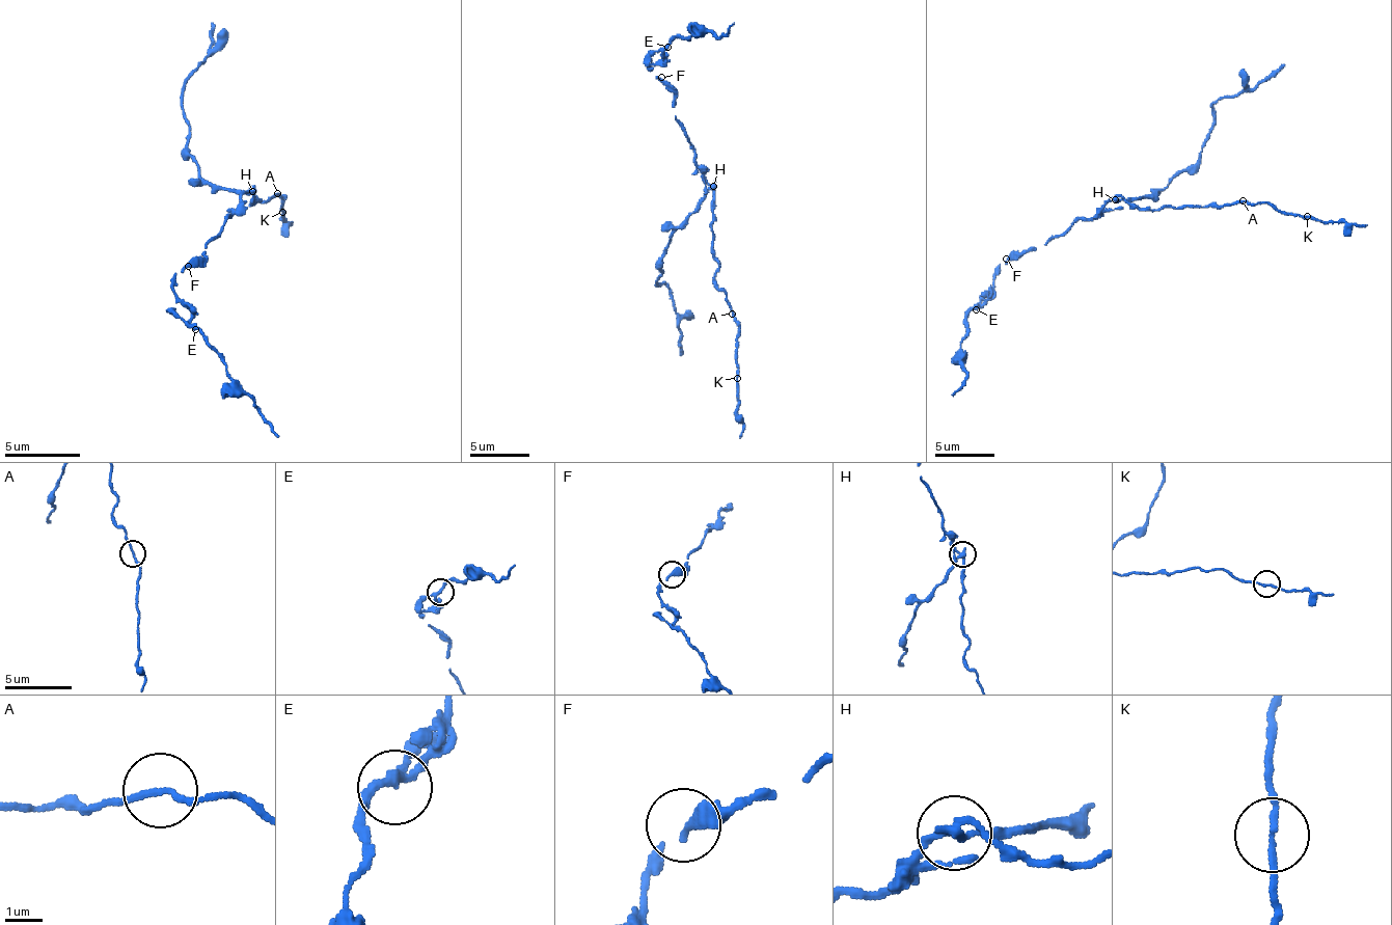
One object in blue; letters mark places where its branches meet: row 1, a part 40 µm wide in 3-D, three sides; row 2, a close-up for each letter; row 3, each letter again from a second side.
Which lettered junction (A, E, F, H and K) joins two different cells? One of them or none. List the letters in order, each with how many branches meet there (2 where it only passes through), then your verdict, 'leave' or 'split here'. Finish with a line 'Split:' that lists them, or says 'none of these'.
A: 2 branches meet; leave
E: 3 branches meet; leave
F: 2 branches meet; leave
H: 3 branches meet; split here
K: 2 branches meet; leave
Split: H

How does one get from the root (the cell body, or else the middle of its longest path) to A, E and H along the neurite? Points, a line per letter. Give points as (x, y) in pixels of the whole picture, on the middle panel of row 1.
A: (697, 167), (712, 188), (712, 254), (718, 260), (715, 283), (727, 296), (727, 305), (733, 314)
E: (697, 167), (694, 146), (682, 131), (673, 107), (673, 92), (655, 77), (649, 65), (655, 65), (667, 47)
H: (697, 167), (712, 185)

